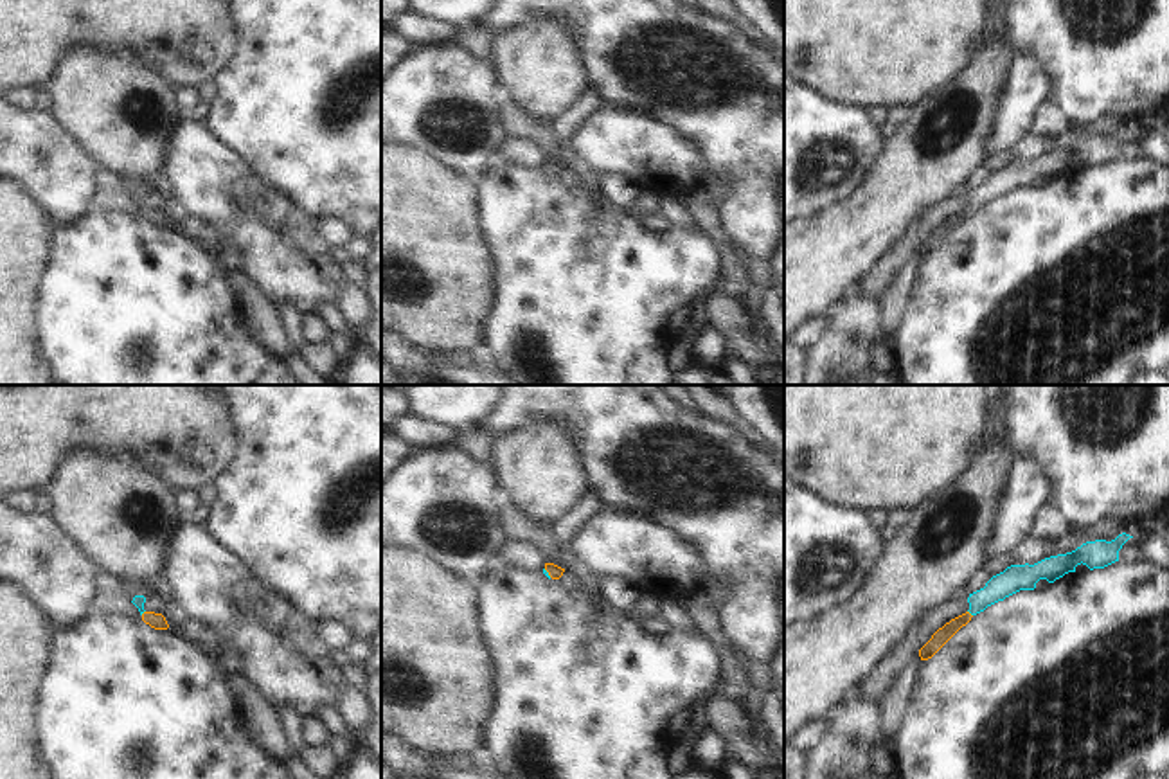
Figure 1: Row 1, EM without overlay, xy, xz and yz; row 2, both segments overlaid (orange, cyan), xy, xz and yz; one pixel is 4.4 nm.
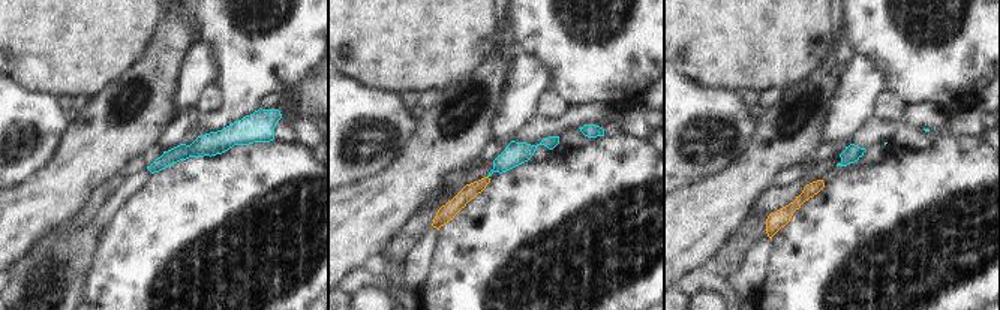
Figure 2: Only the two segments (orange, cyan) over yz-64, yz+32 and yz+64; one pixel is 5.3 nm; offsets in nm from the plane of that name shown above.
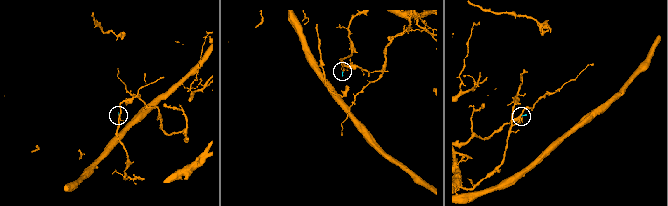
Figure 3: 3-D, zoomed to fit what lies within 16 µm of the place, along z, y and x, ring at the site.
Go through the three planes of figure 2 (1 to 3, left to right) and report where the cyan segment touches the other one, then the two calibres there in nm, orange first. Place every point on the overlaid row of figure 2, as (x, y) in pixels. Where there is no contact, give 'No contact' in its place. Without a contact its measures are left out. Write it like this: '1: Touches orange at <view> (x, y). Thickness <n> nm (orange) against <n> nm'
1: No contact
2: No contact
3: No contact.

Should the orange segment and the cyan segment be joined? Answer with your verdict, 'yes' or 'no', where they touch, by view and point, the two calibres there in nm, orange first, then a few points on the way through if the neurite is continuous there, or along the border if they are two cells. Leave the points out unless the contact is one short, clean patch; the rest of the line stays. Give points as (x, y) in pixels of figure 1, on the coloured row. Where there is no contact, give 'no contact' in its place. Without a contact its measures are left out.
yes; meets orange in yz at (970, 614); 70 nm thick on the orange side, 120 nm on the other; runs through yz (948, 630), (970, 614), (991, 592), (1013, 580)

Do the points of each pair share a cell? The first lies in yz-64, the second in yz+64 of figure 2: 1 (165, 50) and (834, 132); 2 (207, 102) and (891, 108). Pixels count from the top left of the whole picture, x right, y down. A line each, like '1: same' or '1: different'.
1: different
2: same

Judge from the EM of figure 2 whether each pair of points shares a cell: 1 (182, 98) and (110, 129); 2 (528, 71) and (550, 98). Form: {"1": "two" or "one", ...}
{"1": "two", "2": "two"}

